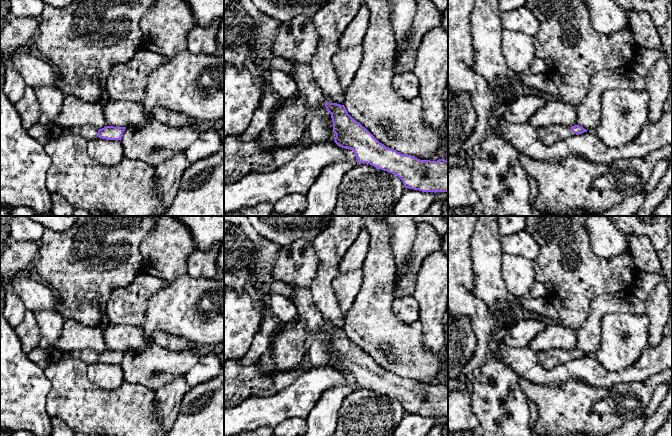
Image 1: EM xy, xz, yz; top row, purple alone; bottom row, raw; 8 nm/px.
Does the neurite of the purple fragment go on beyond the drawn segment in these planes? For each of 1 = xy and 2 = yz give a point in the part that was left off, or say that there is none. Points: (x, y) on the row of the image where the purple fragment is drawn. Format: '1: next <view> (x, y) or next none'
1: next xy (89, 132)
2: next yz (548, 135)

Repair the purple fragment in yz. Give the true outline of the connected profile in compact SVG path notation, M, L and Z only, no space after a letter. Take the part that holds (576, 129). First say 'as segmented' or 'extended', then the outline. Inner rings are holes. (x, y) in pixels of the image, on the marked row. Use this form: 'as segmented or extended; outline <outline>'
extended; outline M579 125L574 126L543 126L536 128L539 139L544 145L551 145L560 140L564 140L573 135L579 135L587 132L586 129Z

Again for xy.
extended; outline M85 125L77 129L77 132L86 140L102 138L107 140L120 140L126 127L105 126L102 129L95 128L91 125Z

